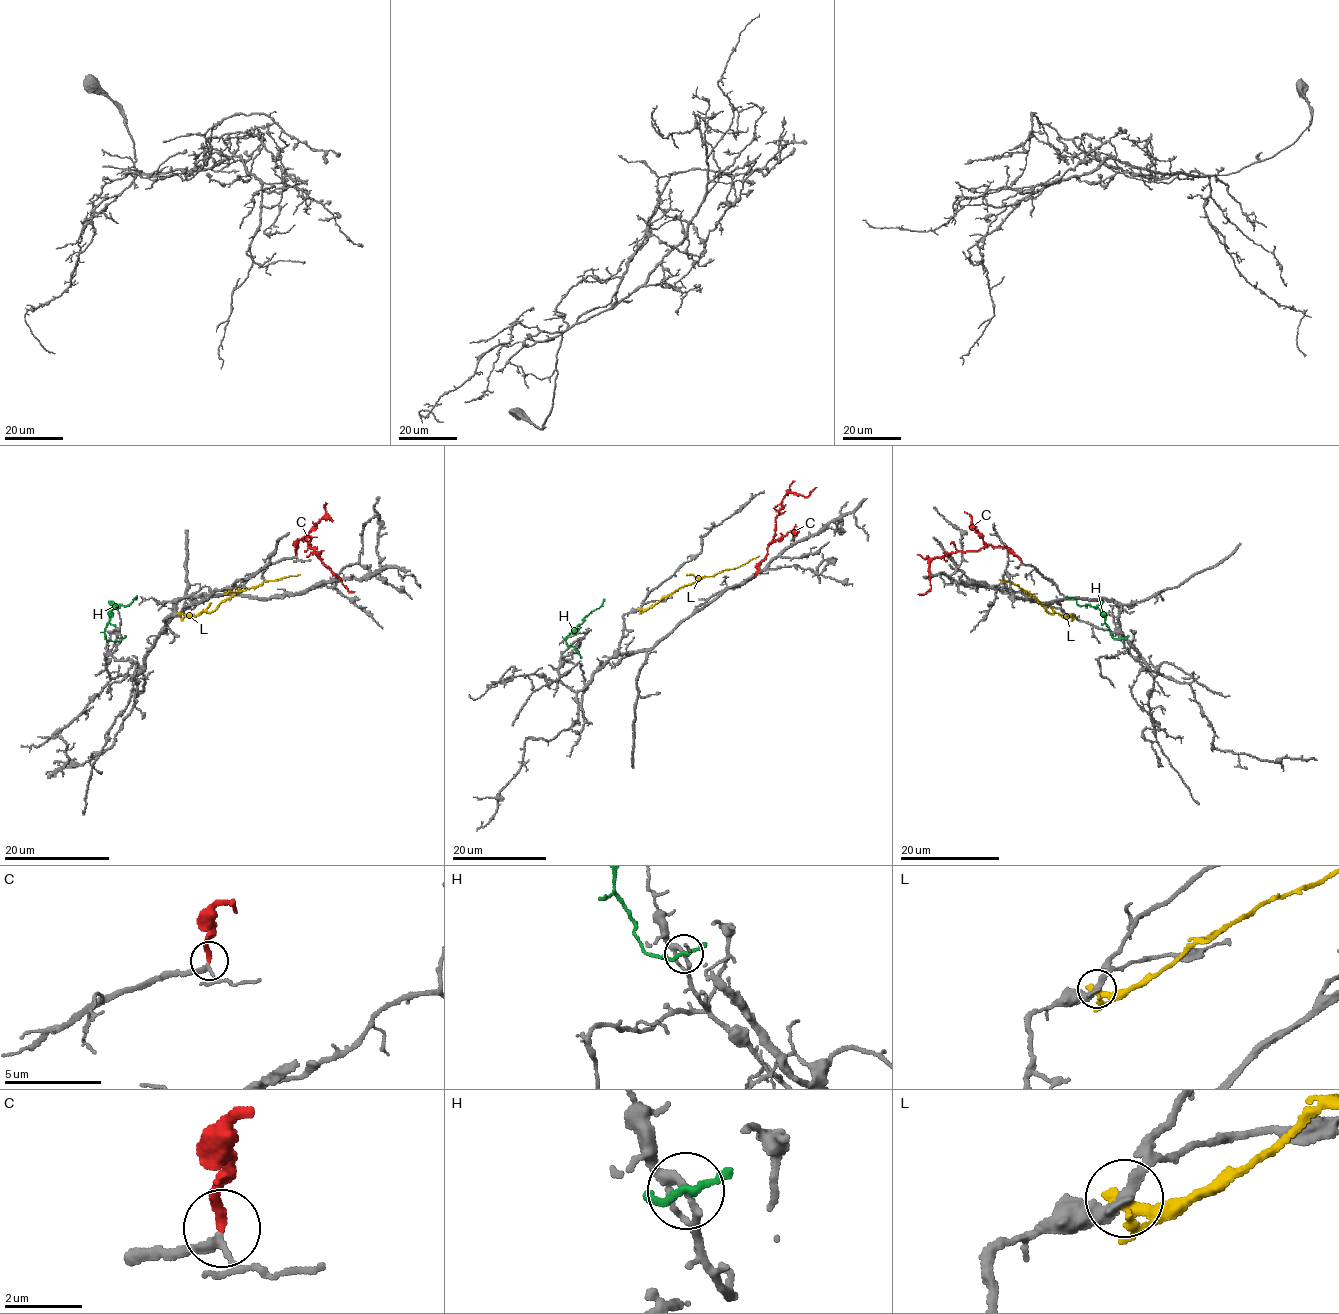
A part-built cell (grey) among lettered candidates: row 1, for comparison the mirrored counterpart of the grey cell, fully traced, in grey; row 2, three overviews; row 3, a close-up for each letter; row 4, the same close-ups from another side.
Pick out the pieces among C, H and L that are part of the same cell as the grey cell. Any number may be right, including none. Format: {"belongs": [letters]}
{"belongs": ["C"]}

